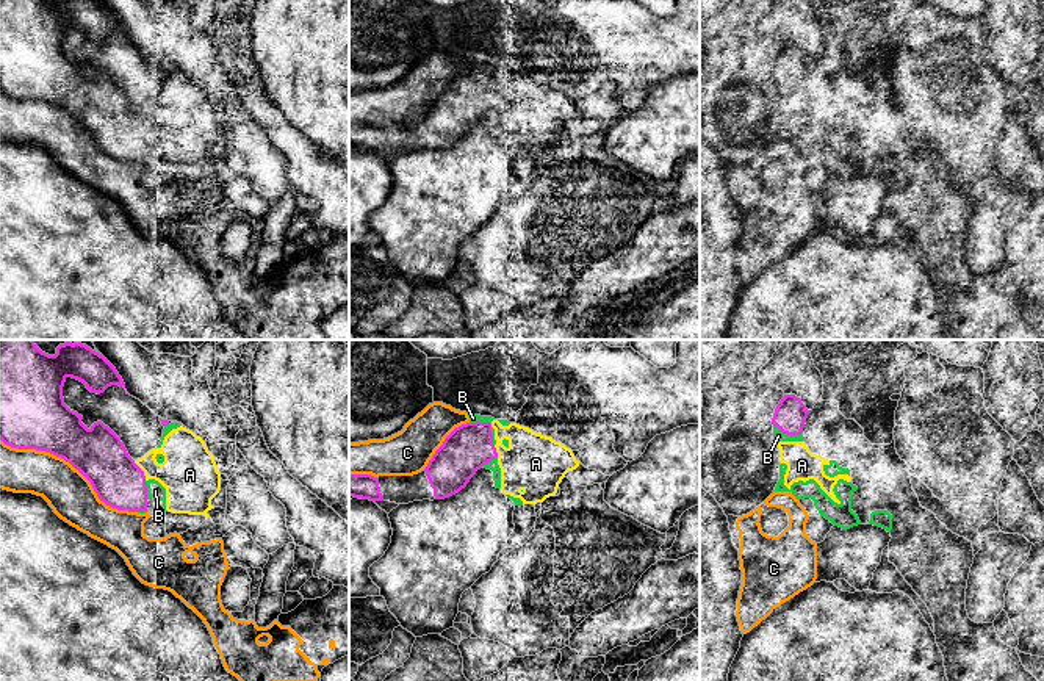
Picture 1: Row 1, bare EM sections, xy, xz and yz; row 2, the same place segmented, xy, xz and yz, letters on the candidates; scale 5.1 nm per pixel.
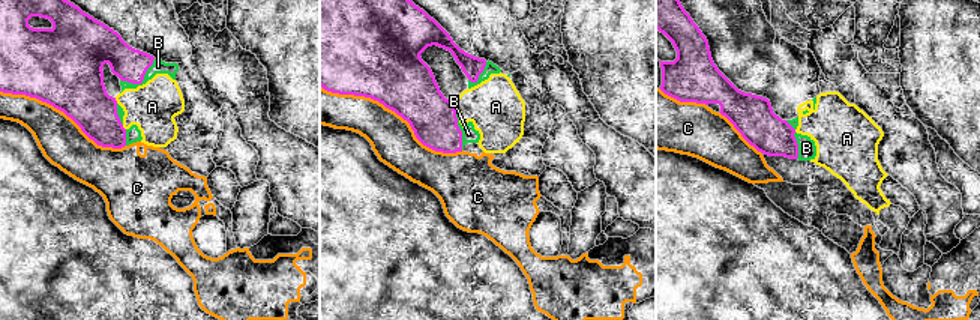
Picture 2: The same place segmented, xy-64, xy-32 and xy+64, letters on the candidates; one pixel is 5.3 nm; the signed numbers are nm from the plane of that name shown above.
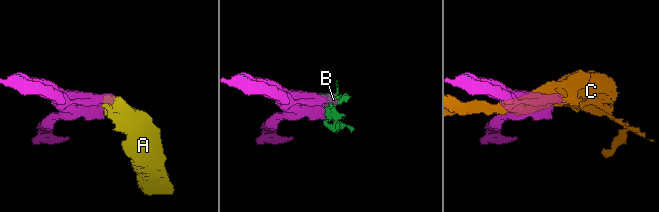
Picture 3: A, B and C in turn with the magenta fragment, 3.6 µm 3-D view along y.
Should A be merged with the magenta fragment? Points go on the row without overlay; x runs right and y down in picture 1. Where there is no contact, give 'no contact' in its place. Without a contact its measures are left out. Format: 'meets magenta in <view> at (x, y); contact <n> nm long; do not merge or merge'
meets magenta in xy at (141, 119); contact 120 nm long; merge

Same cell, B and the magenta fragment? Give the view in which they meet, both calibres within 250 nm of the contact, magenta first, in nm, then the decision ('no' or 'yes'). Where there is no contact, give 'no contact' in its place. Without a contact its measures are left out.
meets magenta in yz; 170 nm thick on the magenta side, 50 nm on the other; no

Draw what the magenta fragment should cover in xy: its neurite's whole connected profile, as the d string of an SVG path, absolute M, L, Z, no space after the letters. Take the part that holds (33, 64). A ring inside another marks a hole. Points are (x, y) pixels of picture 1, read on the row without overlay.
M0 0L0 89L11 97L45 100L64 108L91 132L99 149L113 158L147 161L146 132L155 128L166 138L167 161L210 166L207 161L214 158L211 149L221 139L221 122L200 86L186 77L172 78L160 97L133 110L121 88L108 75L97 70L88 78L81 72L83 66L64 53L63 36L67 27L83 31L91 42L97 44L111 34L125 38L116 17L95 0L56 0L55 5L42 0Z

